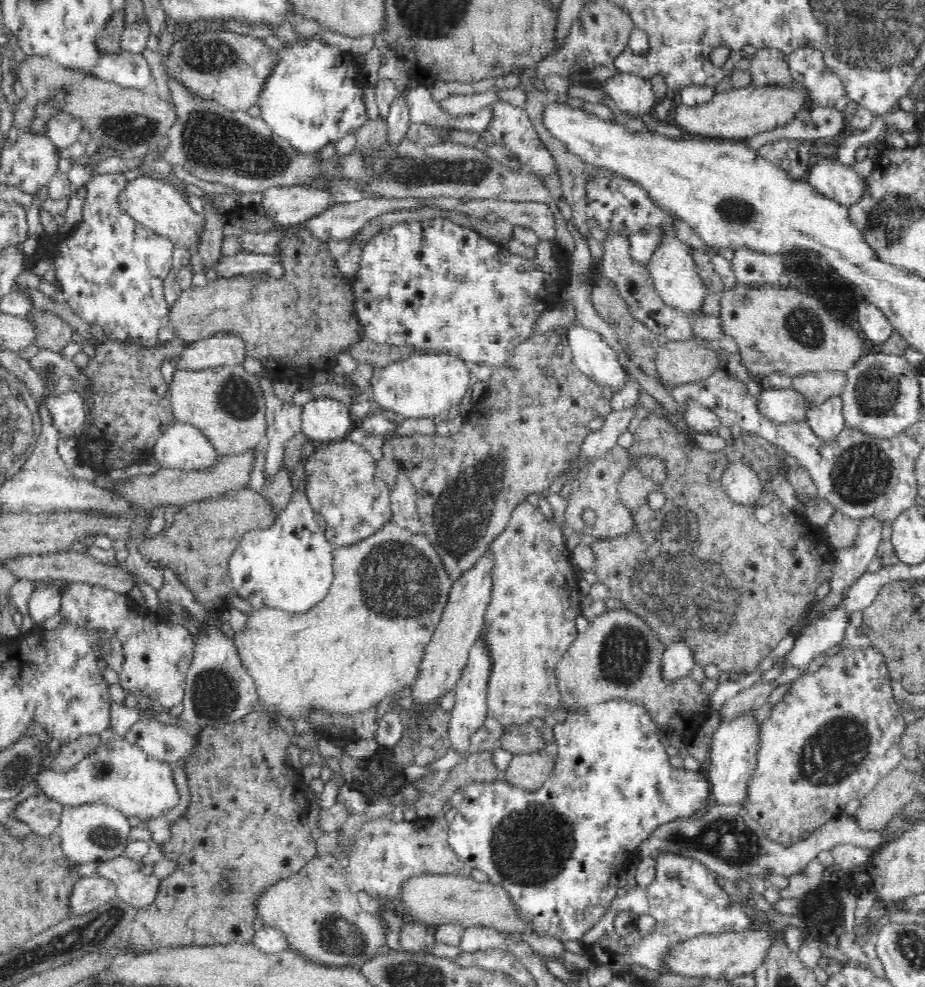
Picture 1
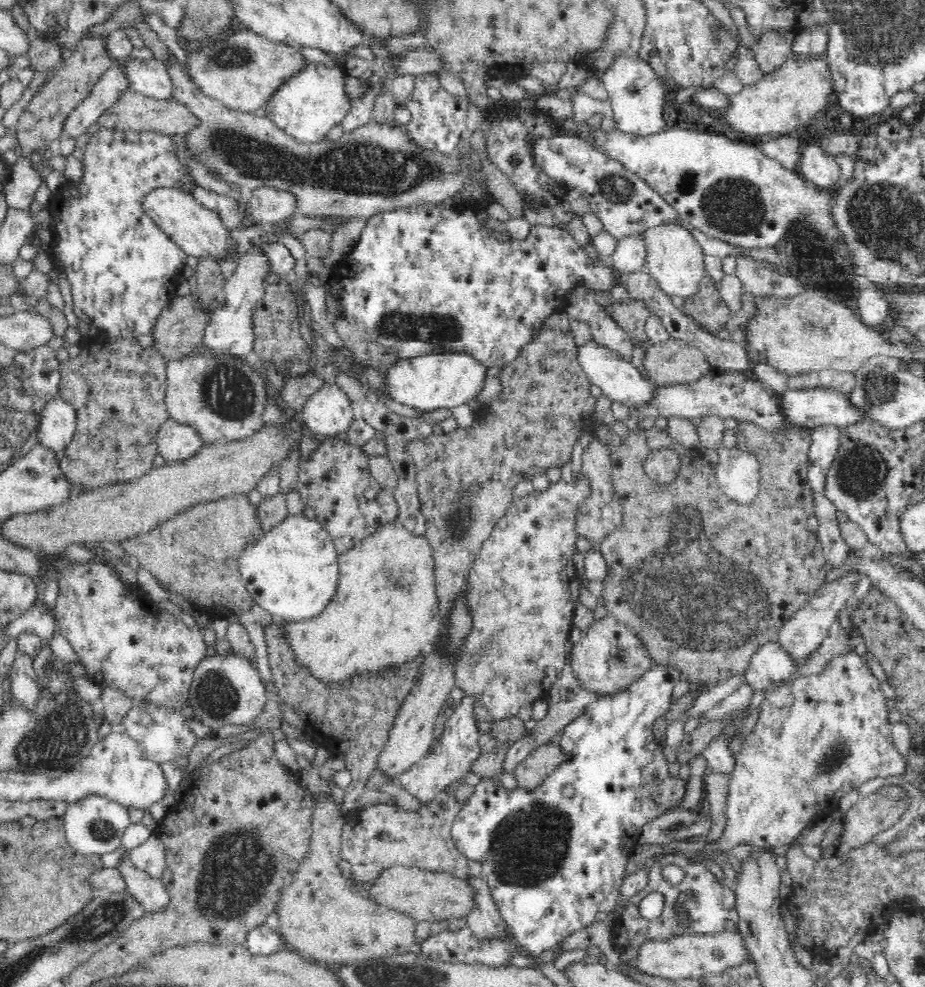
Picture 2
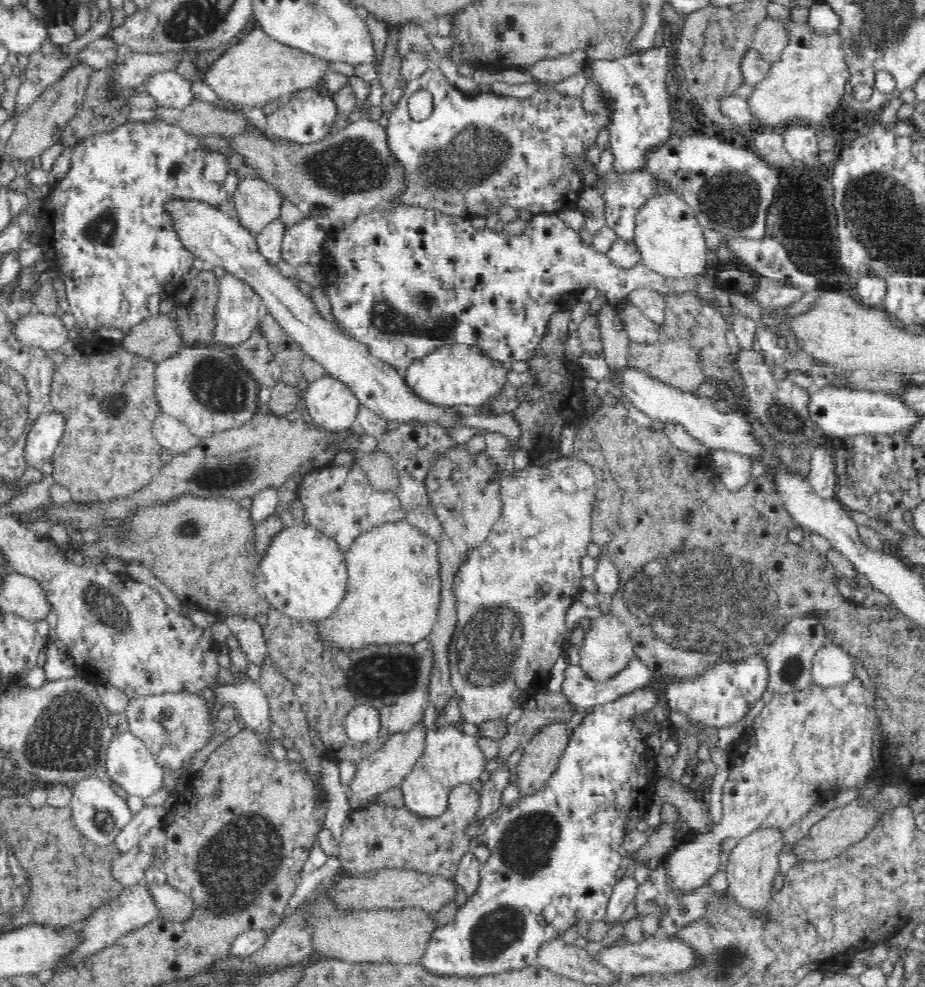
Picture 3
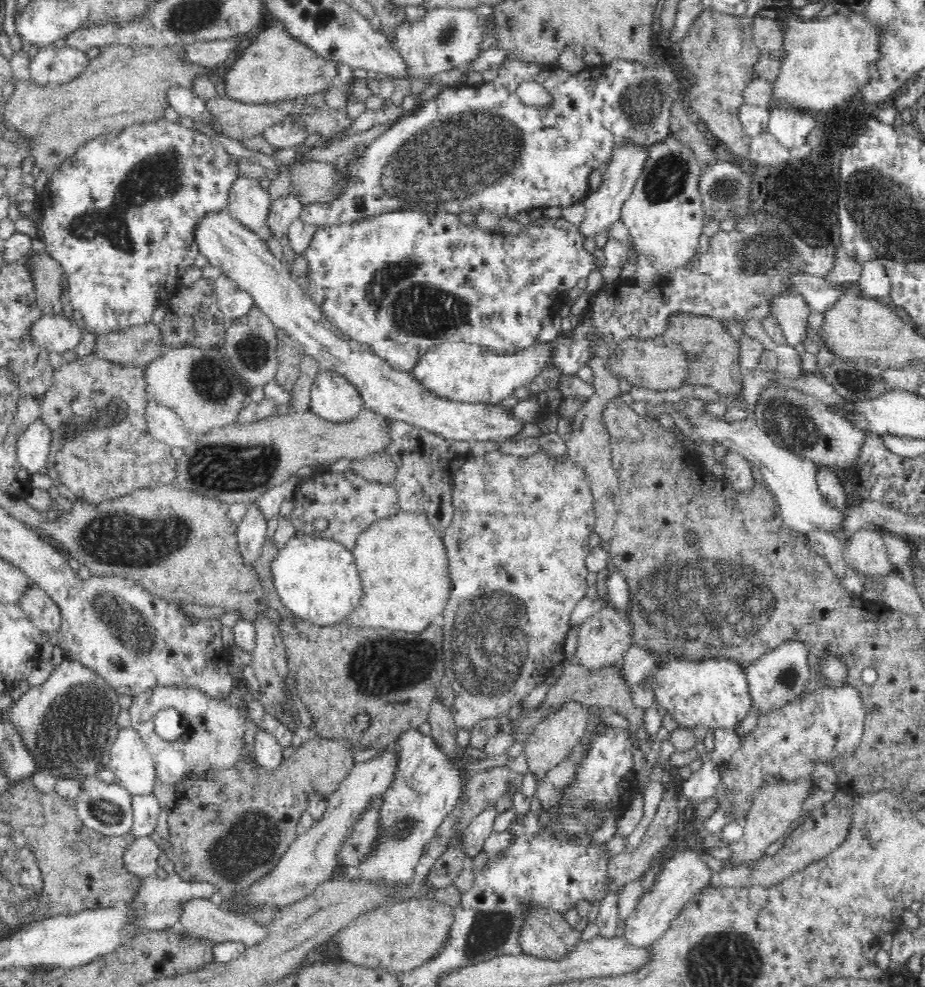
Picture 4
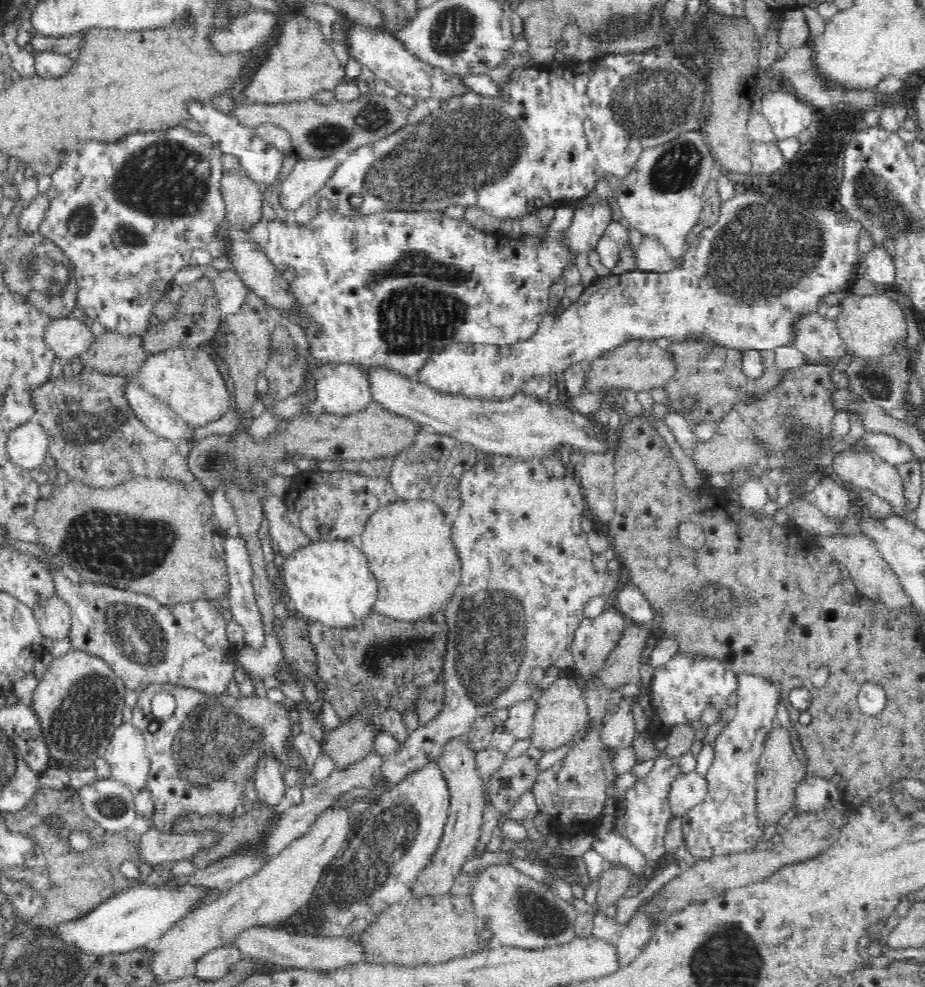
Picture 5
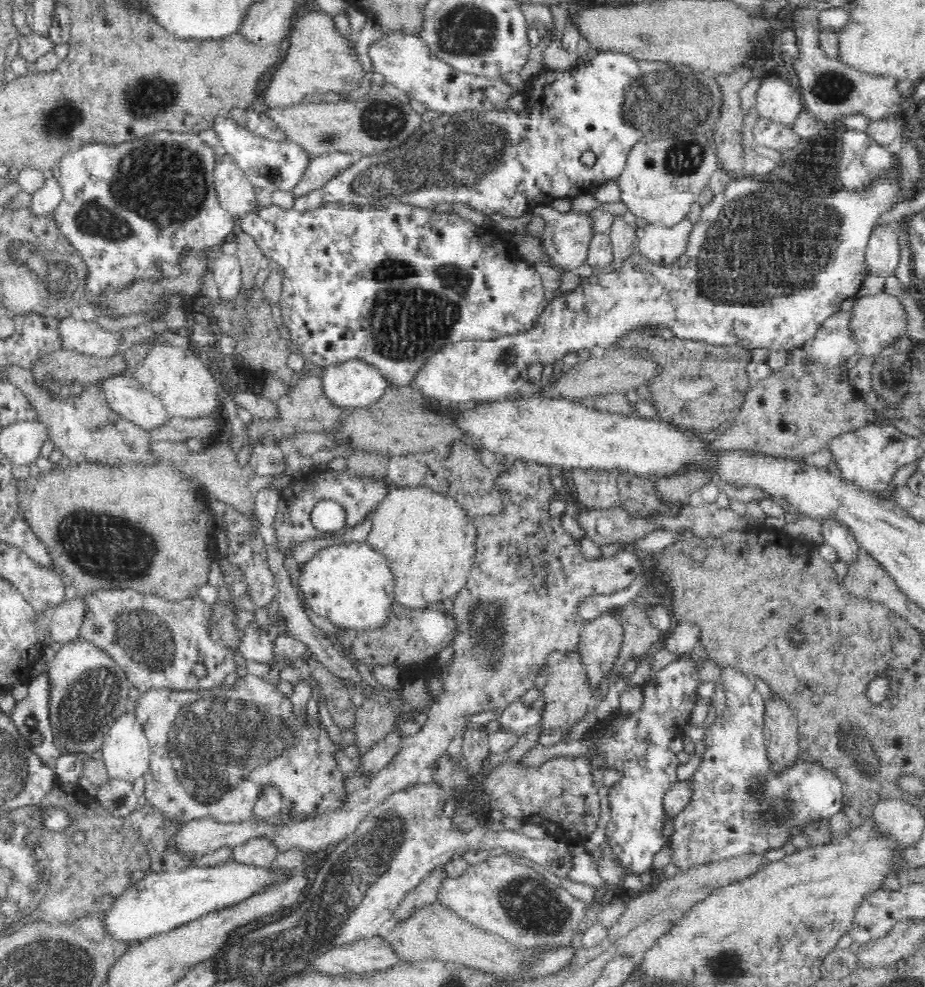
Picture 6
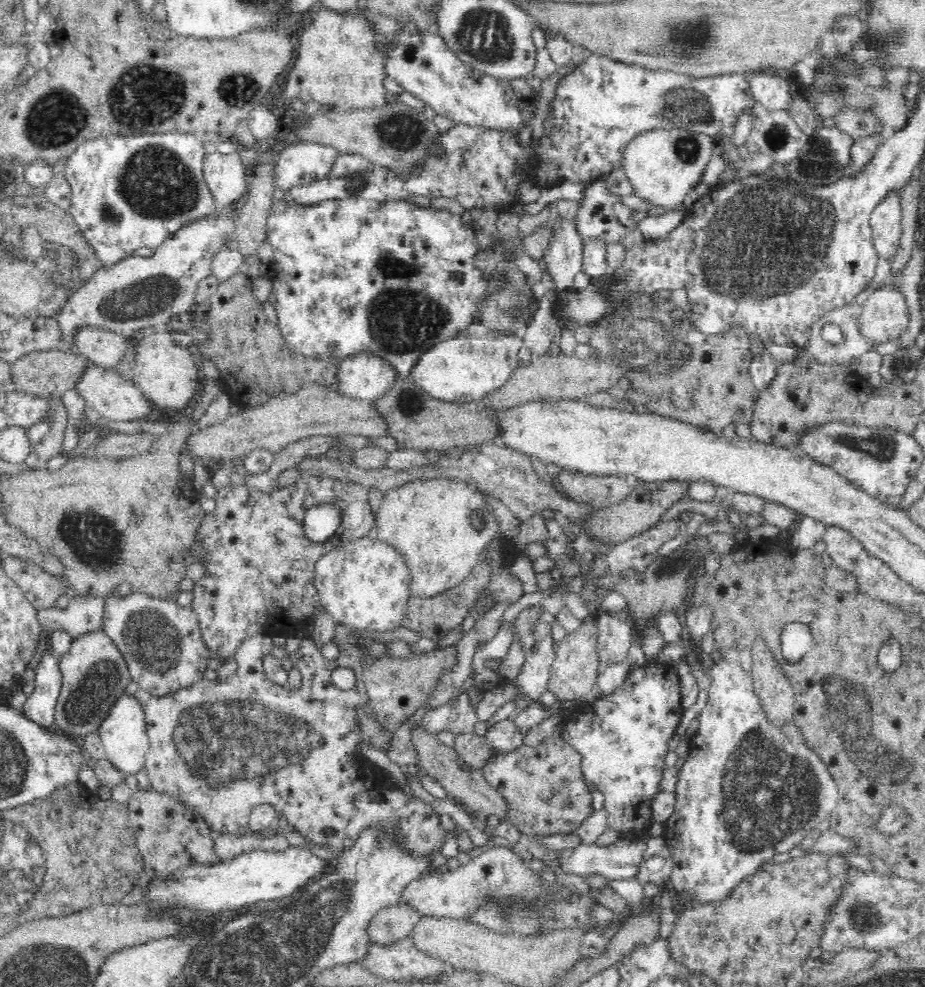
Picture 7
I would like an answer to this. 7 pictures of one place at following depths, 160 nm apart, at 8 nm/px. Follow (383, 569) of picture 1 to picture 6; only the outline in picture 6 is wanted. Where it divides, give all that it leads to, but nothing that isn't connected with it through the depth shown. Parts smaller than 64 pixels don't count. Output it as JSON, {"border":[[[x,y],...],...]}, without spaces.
{"border":[[[388,485],[388,490],[382,500],[376,504],[372,517],[372,525],[367,541],[386,558],[390,559],[392,573],[396,577],[394,591],[396,602],[409,609],[421,609],[436,601],[455,597],[466,586],[474,556],[476,556],[476,540],[478,540],[478,527],[474,523],[474,516],[468,511],[456,497],[434,491],[430,486],[402,486],[397,488]]]}

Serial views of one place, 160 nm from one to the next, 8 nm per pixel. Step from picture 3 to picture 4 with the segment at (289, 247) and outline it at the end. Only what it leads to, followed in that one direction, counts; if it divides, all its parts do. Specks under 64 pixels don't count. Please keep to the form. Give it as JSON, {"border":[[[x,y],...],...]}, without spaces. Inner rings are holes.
{"border":[[[615,58],[606,65],[584,66],[581,71],[570,73],[568,69],[560,65],[556,66],[556,68],[551,68],[551,65],[542,66],[541,63],[533,64],[520,62],[520,60],[505,59],[498,69],[498,78],[496,78],[496,80],[484,83],[479,88],[466,85],[444,87],[440,90],[436,98],[426,100],[424,104],[418,103],[416,100],[416,109],[406,112],[405,116],[399,118],[396,124],[393,124],[384,134],[378,136],[375,141],[365,146],[363,150],[358,151],[353,156],[345,157],[342,161],[338,160],[338,164],[334,167],[333,174],[337,174],[337,180],[345,181],[339,188],[337,195],[331,201],[312,201],[304,205],[298,218],[290,224],[286,236],[288,237],[290,246],[299,256],[310,242],[311,236],[314,234],[317,226],[323,225],[324,223],[350,223],[359,220],[361,217],[373,217],[390,211],[430,211],[432,208],[450,211],[450,213],[456,215],[461,214],[463,211],[477,214],[479,210],[486,210],[496,213],[503,219],[509,219],[516,216],[516,214],[522,214],[522,212],[528,213],[538,207],[542,209],[546,209],[550,206],[563,208],[578,203],[584,200],[585,196],[589,193],[588,184],[590,184],[590,178],[588,178],[588,174],[592,174],[594,170],[598,170],[598,166],[602,166],[602,164],[610,164],[610,162],[612,162],[612,152],[614,152],[616,146],[620,146],[620,144],[633,144],[633,146],[637,146],[637,148],[649,148],[651,145],[658,144],[671,136],[672,119],[670,118],[672,118],[672,106],[678,104],[678,102],[682,103],[682,98],[686,93],[682,86],[684,86],[682,80],[678,78],[678,74],[674,72],[674,68],[672,68],[666,60],[654,60],[654,62],[648,66],[644,65],[644,63],[634,61],[634,59]],[[525,81],[536,81],[542,84],[542,86],[552,94],[554,102],[546,108],[522,104],[522,101],[516,94],[516,88]],[[356,198],[362,198],[361,207],[358,207]]]}

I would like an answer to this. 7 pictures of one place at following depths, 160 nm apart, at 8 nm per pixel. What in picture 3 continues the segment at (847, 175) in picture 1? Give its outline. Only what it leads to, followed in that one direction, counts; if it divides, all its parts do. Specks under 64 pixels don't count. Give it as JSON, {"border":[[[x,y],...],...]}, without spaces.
{"border":[[[788,124],[778,129],[783,138],[783,145],[794,162],[802,162],[808,166],[818,166],[817,140],[815,131],[803,124]]]}

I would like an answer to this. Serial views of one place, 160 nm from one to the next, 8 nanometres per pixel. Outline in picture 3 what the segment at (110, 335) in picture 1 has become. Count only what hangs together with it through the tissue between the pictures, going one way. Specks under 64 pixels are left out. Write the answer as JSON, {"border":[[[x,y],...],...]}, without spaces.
{"border":[[[159,118],[151,122],[128,122],[119,125],[113,131],[96,133],[94,136],[83,138],[75,144],[74,152],[70,159],[70,165],[64,177],[52,186],[52,191],[45,195],[46,200],[41,208],[41,220],[43,223],[44,236],[46,236],[46,250],[54,256],[54,262],[60,266],[62,273],[59,275],[66,288],[67,300],[70,304],[69,312],[76,319],[77,328],[86,329],[88,332],[98,332],[102,328],[116,328],[126,332],[145,321],[149,317],[156,317],[160,313],[160,303],[176,290],[176,286],[184,280],[184,275],[194,262],[194,253],[186,248],[180,241],[172,213],[166,209],[168,202],[180,202],[180,200],[194,200],[206,203],[210,206],[220,207],[224,205],[239,185],[238,171],[228,164],[228,156],[220,152],[213,152],[202,145],[202,136],[183,130],[176,124],[168,124]]]}

